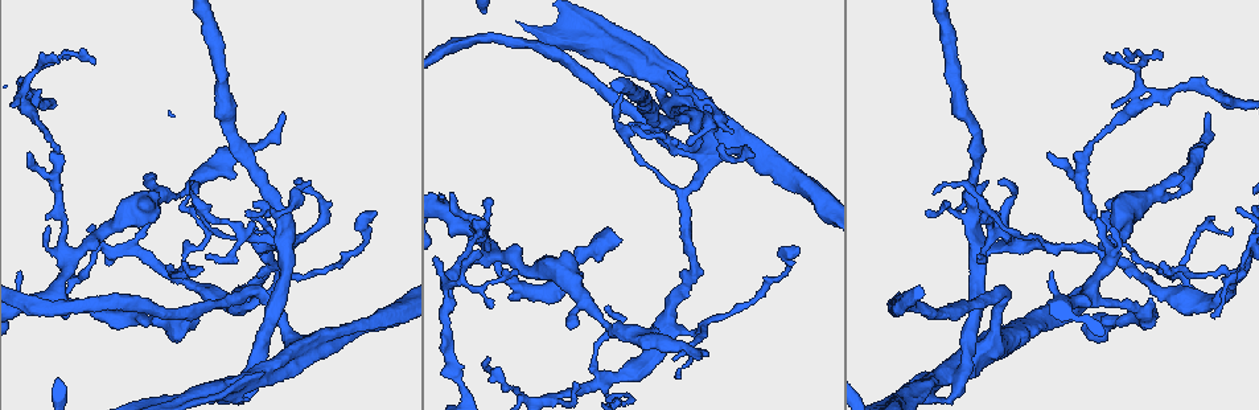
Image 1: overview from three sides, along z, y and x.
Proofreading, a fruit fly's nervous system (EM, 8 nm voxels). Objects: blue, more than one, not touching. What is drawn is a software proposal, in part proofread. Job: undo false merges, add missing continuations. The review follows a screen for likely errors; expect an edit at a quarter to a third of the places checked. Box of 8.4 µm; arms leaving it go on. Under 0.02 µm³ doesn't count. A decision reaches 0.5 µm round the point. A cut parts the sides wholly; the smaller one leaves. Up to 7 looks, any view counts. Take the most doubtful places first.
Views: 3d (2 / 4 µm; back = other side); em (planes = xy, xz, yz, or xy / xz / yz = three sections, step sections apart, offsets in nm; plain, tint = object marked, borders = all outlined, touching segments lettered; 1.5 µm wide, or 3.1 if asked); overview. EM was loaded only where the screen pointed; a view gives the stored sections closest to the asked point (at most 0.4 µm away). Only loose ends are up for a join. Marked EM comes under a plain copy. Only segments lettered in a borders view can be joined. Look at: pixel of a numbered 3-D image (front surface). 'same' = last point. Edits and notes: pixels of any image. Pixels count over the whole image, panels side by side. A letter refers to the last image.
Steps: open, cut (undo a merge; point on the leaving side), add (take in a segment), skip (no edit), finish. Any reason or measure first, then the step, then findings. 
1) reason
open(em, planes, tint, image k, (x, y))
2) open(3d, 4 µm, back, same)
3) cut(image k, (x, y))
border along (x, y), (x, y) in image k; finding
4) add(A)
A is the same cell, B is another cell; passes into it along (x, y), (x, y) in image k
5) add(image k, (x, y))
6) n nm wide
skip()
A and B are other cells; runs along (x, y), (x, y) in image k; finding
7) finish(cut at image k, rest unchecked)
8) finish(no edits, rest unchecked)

arms part here
open(em, planes, tint, image 1, (975, 212))

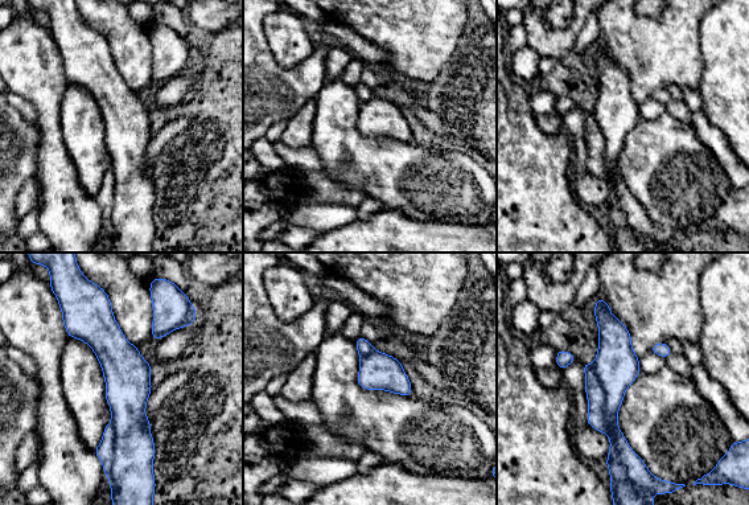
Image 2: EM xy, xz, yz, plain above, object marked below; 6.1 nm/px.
what lies round it
open(em, planes, borders, same)

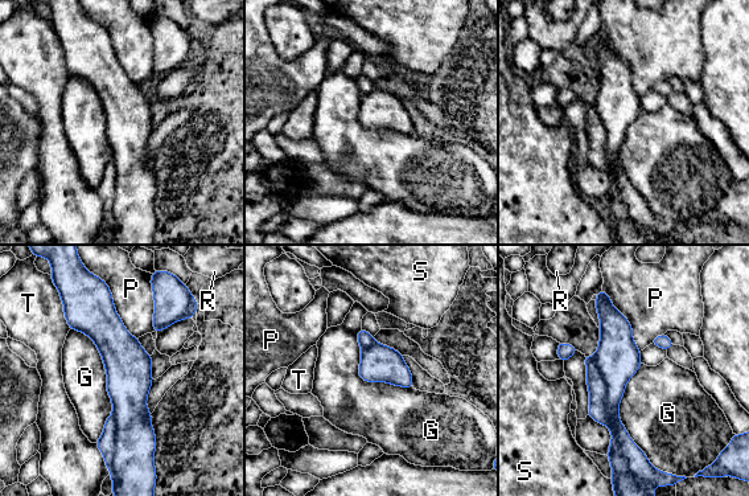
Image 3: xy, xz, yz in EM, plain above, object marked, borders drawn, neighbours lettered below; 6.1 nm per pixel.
cut(image 3, (597, 410))
G, P, R, S and T are other cells; border along (593, 356), (606, 412), (621, 423) in image 3; two neurons meet here

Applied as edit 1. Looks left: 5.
sharp bend
open(3d, 4 µm, image 1, (466, 388))

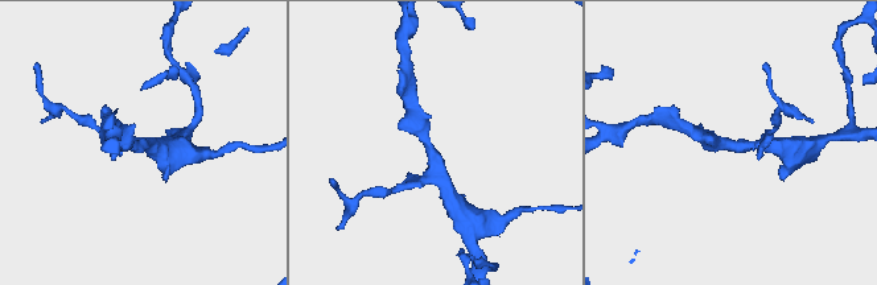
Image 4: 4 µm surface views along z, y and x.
now the EM
open(em, planes, borders, image 4, (738, 144))

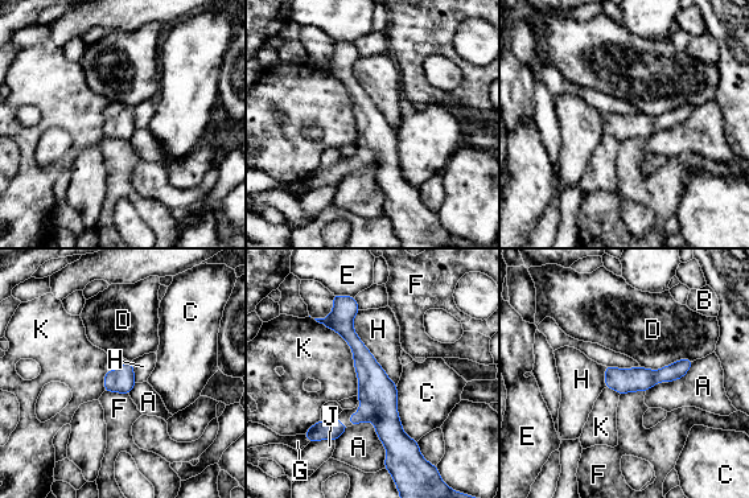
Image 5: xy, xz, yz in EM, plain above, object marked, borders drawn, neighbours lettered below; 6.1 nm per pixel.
skip()
A, B, C, D, E, F, G, H, J and K are other cells; runs along (349, 300), (346, 332), (392, 452) in image 5; all the same neuron

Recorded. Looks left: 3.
finish(cut at image 3, rest unchecked)

